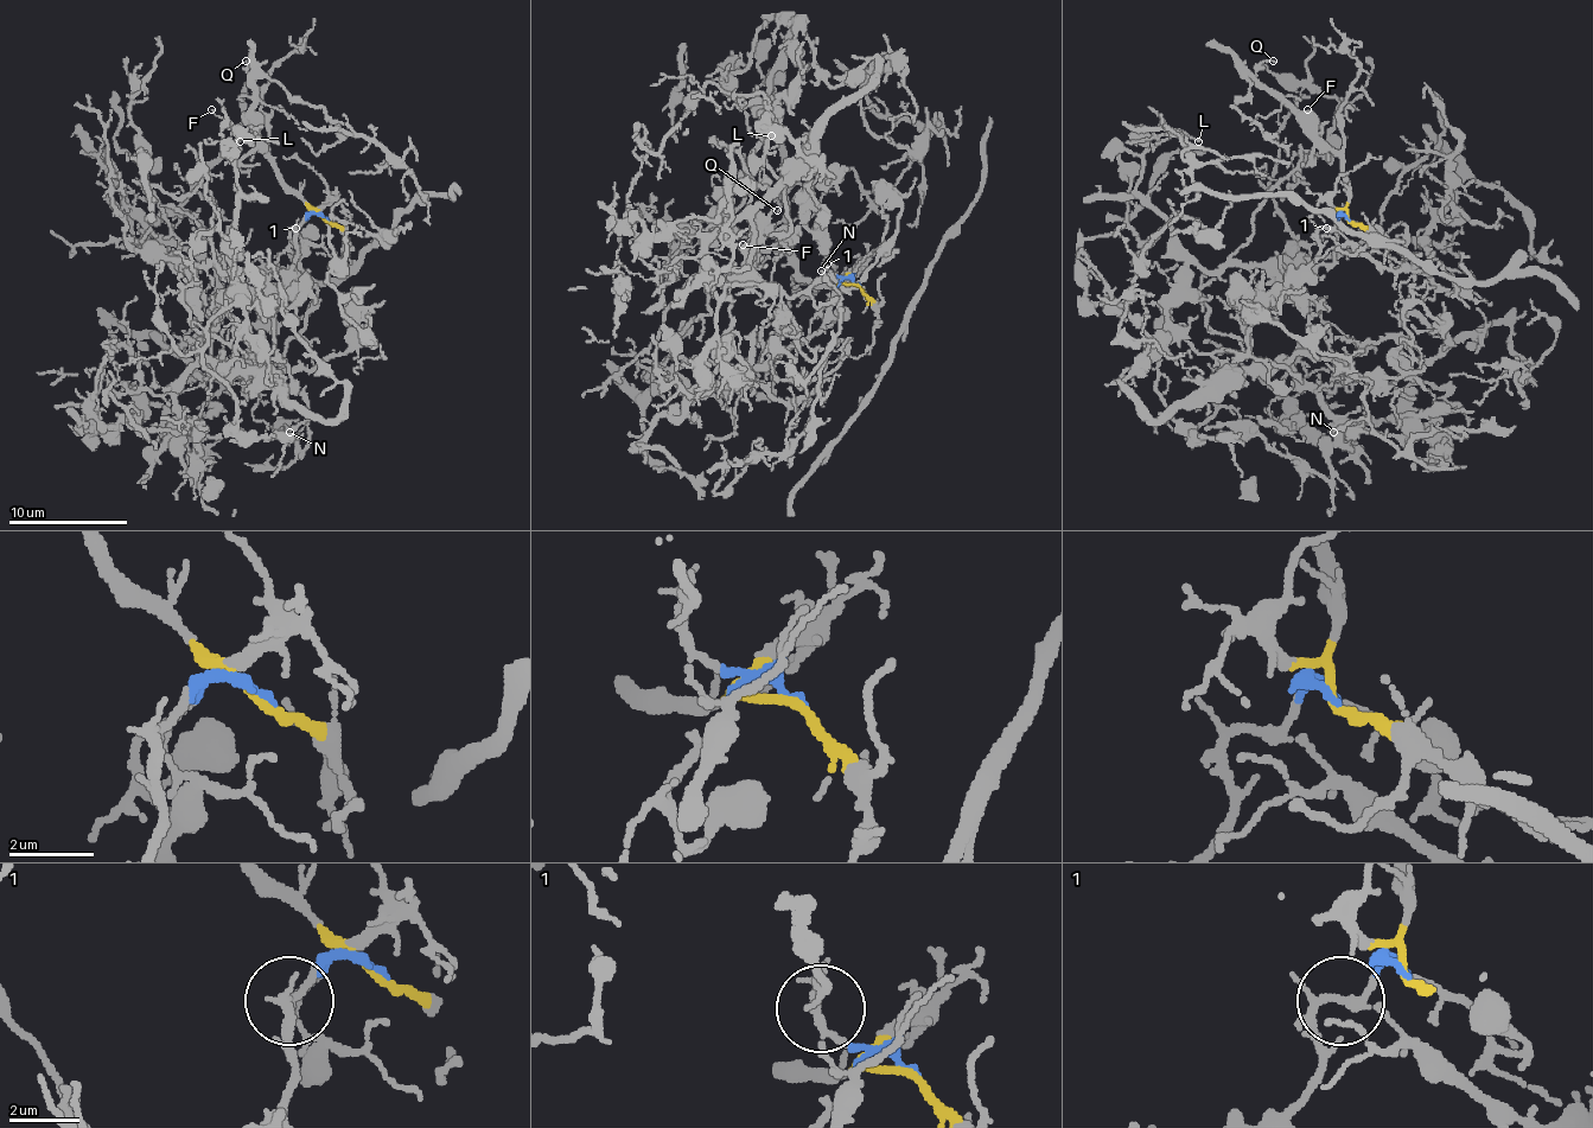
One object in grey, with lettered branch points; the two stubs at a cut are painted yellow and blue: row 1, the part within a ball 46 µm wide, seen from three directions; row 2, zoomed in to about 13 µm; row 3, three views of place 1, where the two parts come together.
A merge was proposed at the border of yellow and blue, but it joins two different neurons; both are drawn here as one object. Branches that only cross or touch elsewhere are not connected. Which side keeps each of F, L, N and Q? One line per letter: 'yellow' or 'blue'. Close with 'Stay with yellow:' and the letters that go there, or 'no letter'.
F: yellow
L: blue
N: blue
Q: yellow
Stay with yellow: F, Q

